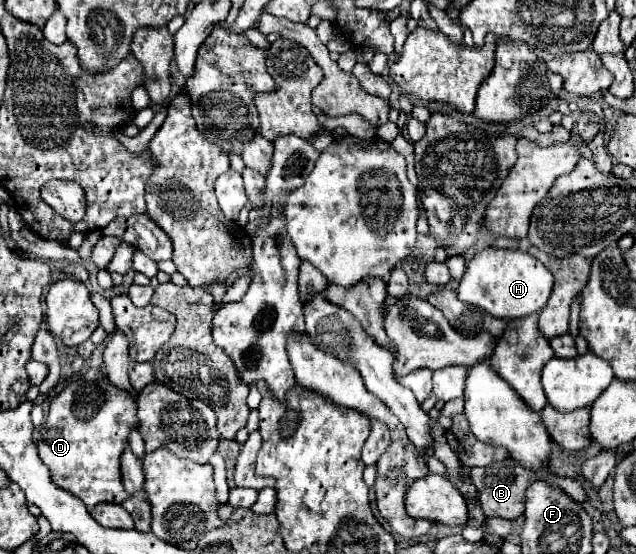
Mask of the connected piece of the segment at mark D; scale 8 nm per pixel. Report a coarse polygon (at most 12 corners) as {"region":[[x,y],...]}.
{"region":[[89,368],[51,400],[39,458],[81,498],[123,502],[133,394]]}

